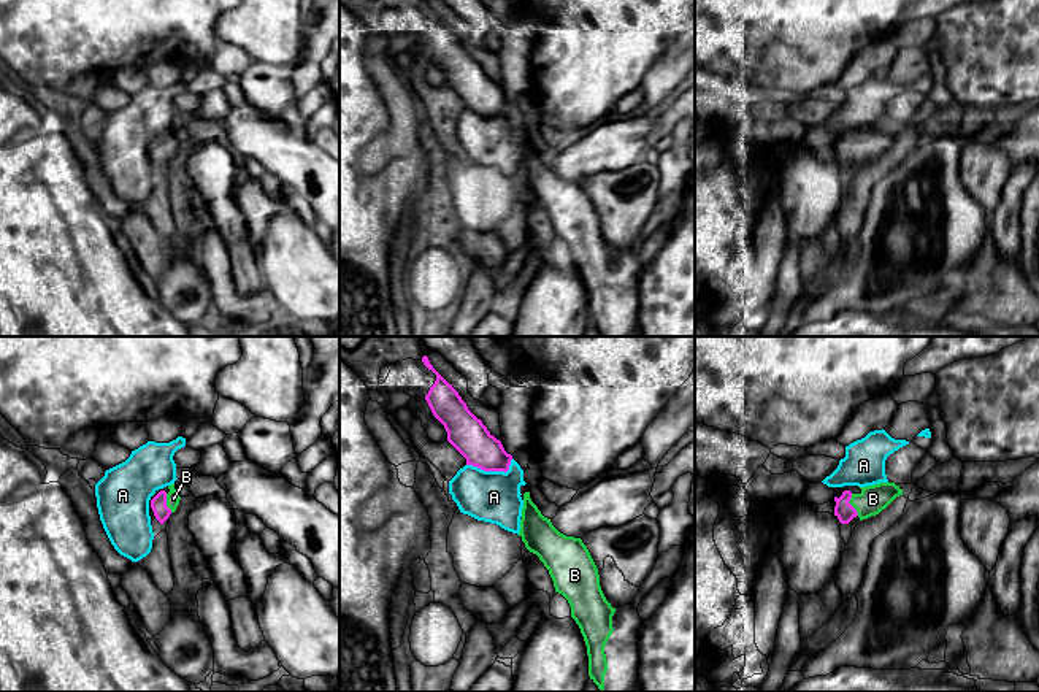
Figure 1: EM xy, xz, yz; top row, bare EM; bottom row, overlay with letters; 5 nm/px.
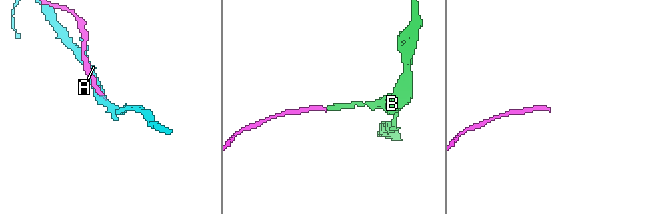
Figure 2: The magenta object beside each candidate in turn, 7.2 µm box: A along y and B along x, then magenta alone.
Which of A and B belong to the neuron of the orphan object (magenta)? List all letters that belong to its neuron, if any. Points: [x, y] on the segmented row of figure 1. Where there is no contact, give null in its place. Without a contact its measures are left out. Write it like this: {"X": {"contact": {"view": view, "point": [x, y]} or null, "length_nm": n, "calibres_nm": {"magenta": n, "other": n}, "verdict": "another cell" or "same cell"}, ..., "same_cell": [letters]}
{"A": {"contact": {"view": "xz", "point": [492, 470]}, "length_nm": 240, "calibres_nm": {"magenta": 190, "other": 260}, "verdict": "another cell"}, "B": {"contact": {"view": "yz", "point": [851, 505]}, "length_nm": 120, "calibres_nm": {"magenta": 90, "other": 140}, "verdict": "same cell"}, "same_cell": ["B"]}

